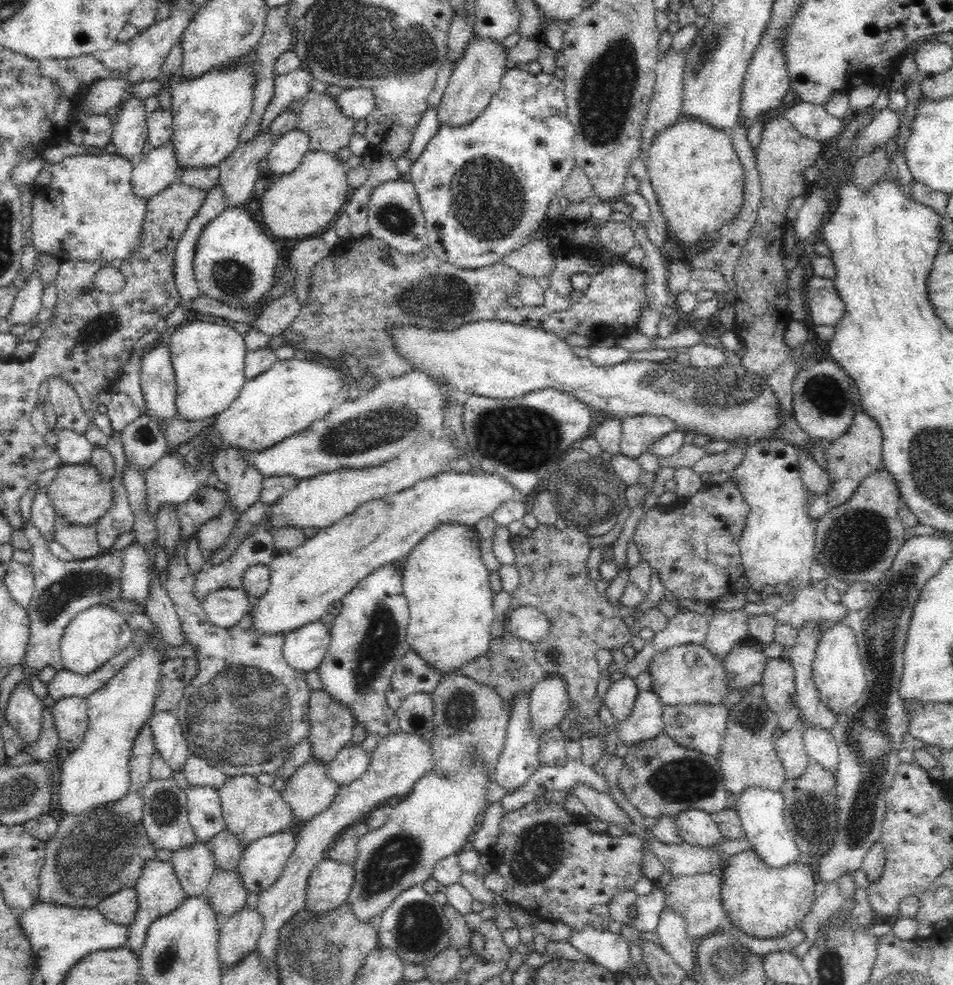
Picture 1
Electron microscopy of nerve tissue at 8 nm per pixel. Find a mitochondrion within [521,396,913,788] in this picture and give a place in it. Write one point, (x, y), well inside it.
(588, 495)

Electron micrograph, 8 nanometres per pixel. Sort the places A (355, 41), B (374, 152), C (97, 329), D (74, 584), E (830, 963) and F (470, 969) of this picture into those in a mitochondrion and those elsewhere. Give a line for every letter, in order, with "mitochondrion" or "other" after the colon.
A: mitochondrion
B: other
C: mitochondrion
D: mitochondrion
E: mitochondrion
F: other

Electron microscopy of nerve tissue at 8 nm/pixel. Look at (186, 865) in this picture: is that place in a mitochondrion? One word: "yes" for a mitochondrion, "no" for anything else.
no

